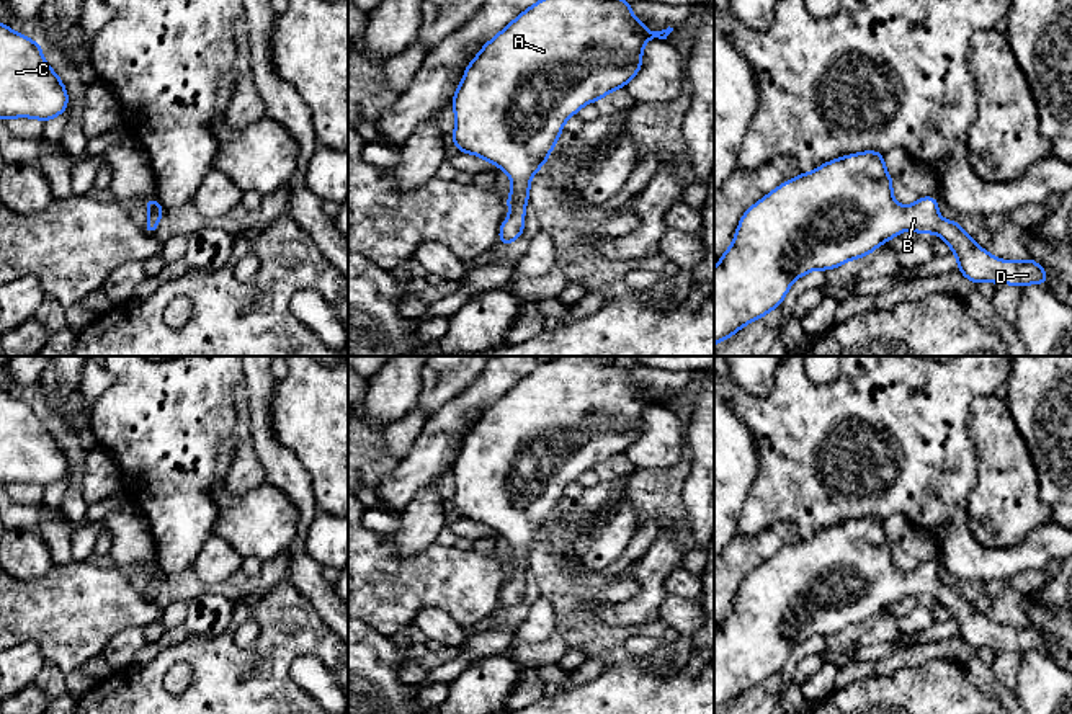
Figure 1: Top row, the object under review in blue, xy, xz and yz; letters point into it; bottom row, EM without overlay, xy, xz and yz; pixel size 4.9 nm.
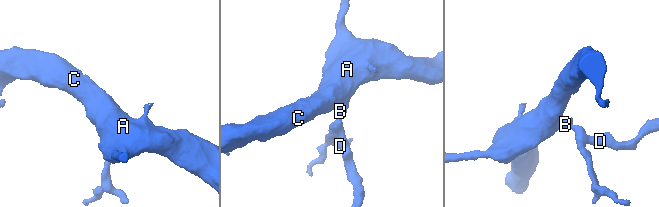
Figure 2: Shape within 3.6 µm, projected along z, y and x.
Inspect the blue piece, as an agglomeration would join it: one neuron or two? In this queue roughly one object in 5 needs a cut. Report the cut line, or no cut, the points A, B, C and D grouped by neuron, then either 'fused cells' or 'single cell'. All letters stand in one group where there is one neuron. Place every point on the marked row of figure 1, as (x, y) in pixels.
cut none; groups A B C D; single cell

